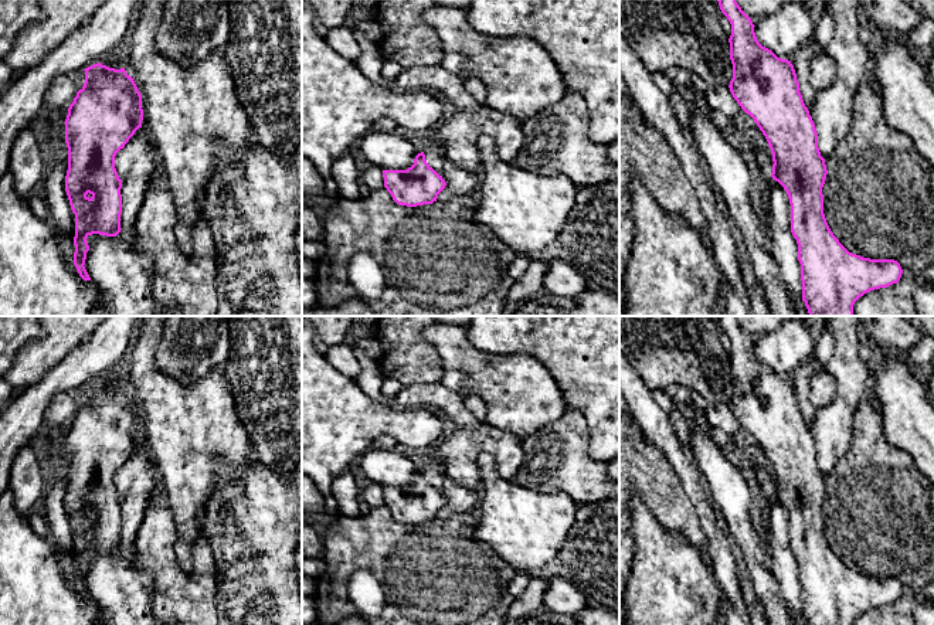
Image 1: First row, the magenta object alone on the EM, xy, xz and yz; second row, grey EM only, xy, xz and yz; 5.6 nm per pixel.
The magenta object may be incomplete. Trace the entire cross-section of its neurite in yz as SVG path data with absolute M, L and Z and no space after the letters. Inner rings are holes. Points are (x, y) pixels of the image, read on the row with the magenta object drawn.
M736 0L717 1L731 24L730 92L765 136L774 162L771 177L784 187L789 198L791 232L798 244L801 264L802 300L809 316L855 316L853 305L860 296L897 283L903 269L894 259L870 259L852 254L833 235L823 214L822 187L828 170L818 147L815 123L799 92L794 65L758 43L755 26Z

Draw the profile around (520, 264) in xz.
M517 254L514 261L509 265L507 274L514 281L519 279L529 268L531 258L529 255Z

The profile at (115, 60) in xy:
M120 51L109 54L103 61L101 61L101 64L115 69L126 68L126 61Z

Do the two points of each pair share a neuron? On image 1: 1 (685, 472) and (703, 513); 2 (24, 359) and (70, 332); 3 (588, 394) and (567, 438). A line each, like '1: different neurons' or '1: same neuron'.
1: same neuron
2: same neuron
3: different neurons

